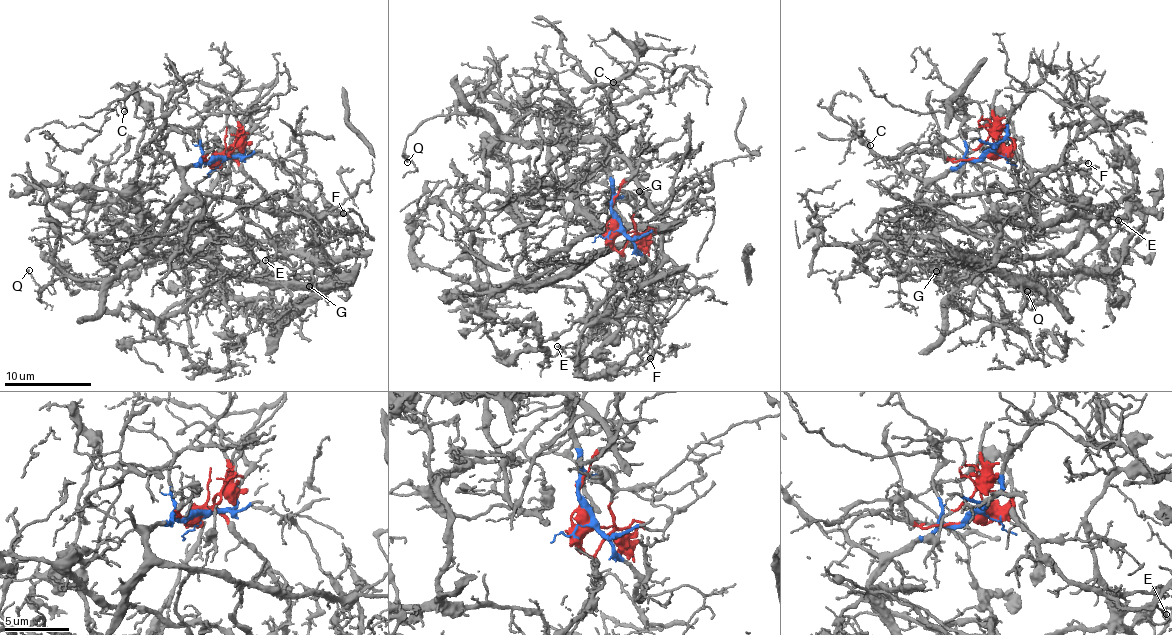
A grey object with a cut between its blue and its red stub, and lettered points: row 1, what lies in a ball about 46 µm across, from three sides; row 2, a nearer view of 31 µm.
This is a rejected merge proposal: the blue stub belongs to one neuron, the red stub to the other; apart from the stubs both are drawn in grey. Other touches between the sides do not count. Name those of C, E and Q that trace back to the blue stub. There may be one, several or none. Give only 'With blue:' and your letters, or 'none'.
With blue: C, Q

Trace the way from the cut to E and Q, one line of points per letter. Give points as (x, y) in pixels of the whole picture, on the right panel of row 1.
E: (990, 152), (1009, 146), (1013, 141), (1020, 158), (1044, 190), (1094, 215), (1119, 219)
Q: (988, 151), (945, 169), (919, 209), (957, 279), (951, 305), (993, 322), (1015, 321), (1027, 292)

